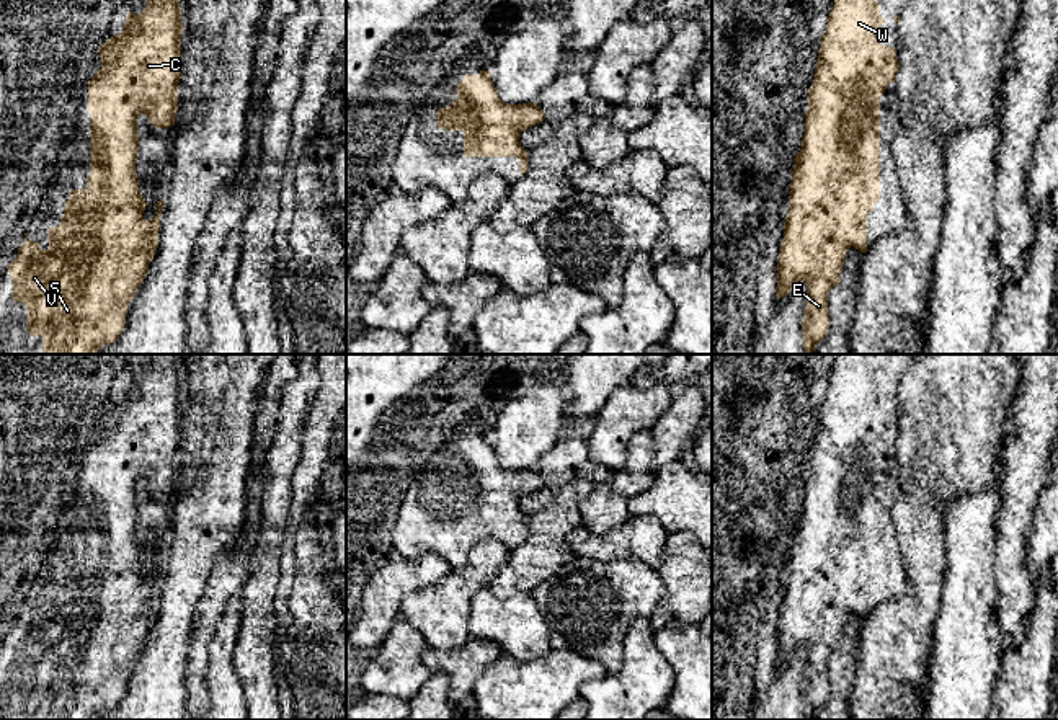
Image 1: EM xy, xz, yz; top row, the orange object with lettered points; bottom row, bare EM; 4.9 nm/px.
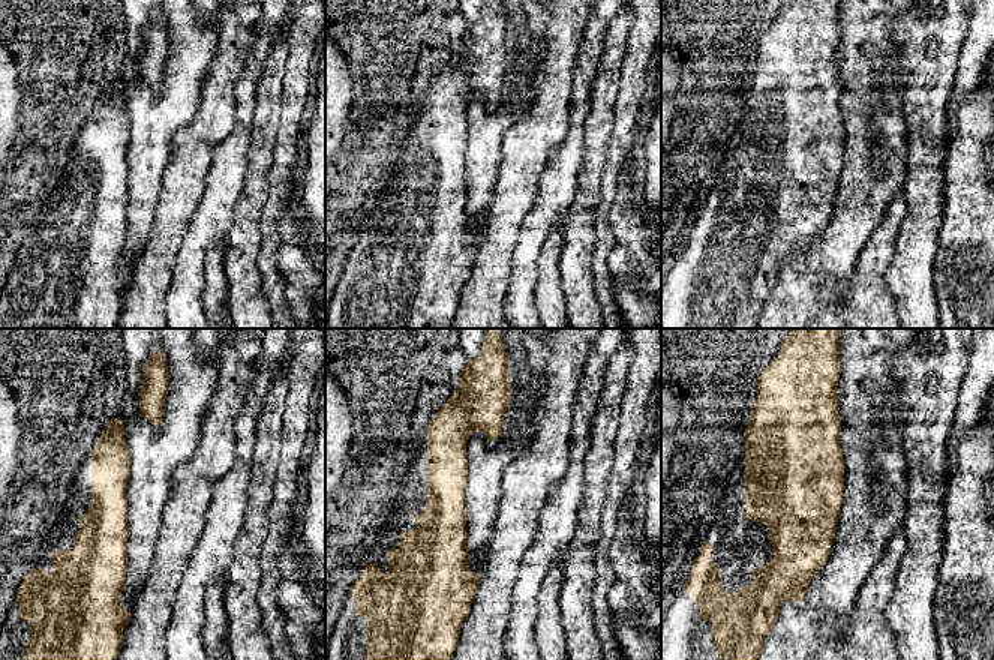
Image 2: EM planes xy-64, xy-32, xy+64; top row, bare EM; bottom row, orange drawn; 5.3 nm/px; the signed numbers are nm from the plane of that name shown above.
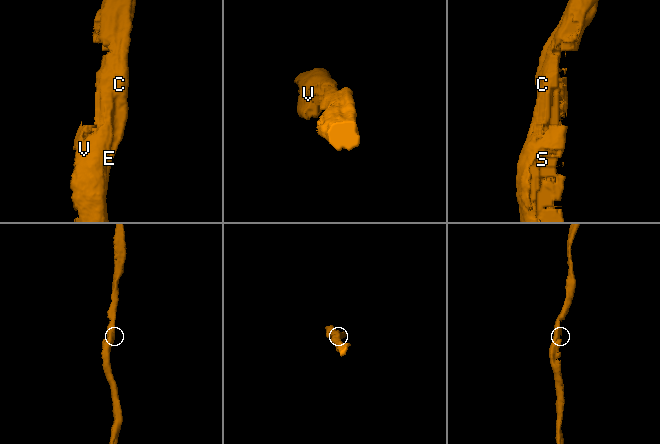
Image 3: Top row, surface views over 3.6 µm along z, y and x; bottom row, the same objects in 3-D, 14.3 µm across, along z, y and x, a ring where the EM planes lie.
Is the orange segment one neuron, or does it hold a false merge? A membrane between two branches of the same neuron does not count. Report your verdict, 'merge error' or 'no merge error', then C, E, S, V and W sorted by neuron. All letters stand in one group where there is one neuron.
no merge error | C E S V W

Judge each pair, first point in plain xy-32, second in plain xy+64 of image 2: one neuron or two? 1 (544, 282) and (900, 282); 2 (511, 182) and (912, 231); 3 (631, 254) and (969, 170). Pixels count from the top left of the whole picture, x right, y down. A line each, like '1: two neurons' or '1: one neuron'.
1: two neurons
2: two neurons
3: one neuron

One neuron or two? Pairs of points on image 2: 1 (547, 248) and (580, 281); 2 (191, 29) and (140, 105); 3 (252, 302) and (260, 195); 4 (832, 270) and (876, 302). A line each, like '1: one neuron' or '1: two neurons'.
1: two neurons
2: one neuron
3: one neuron
4: two neurons

